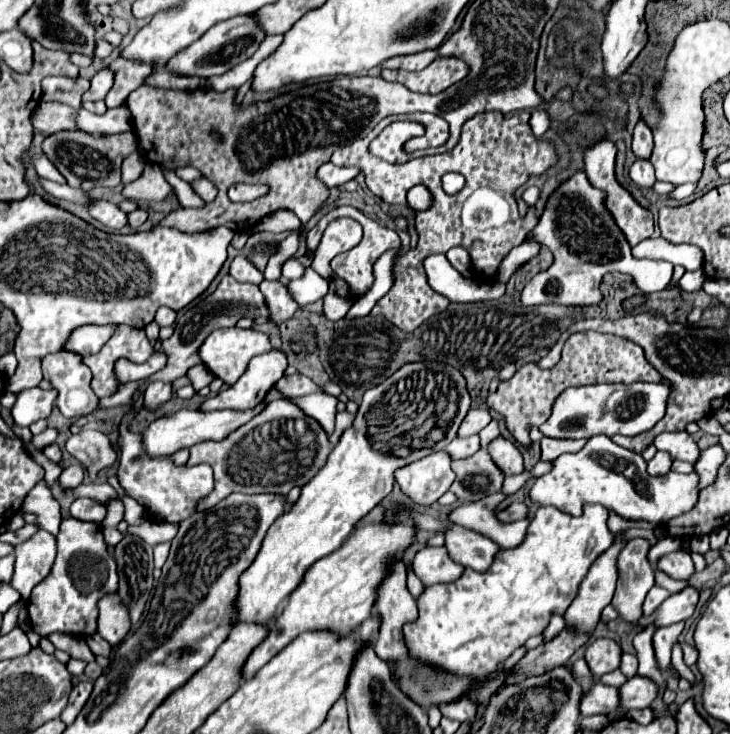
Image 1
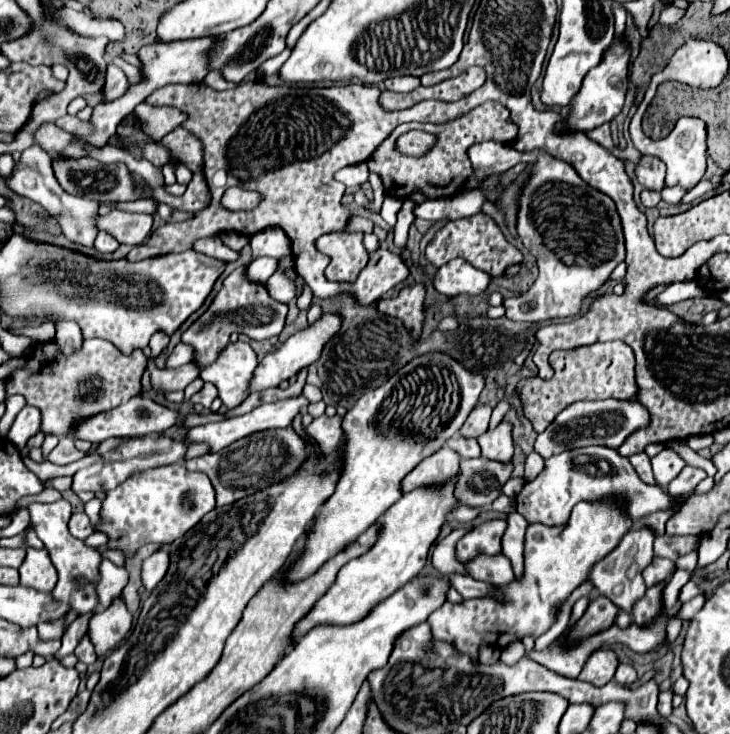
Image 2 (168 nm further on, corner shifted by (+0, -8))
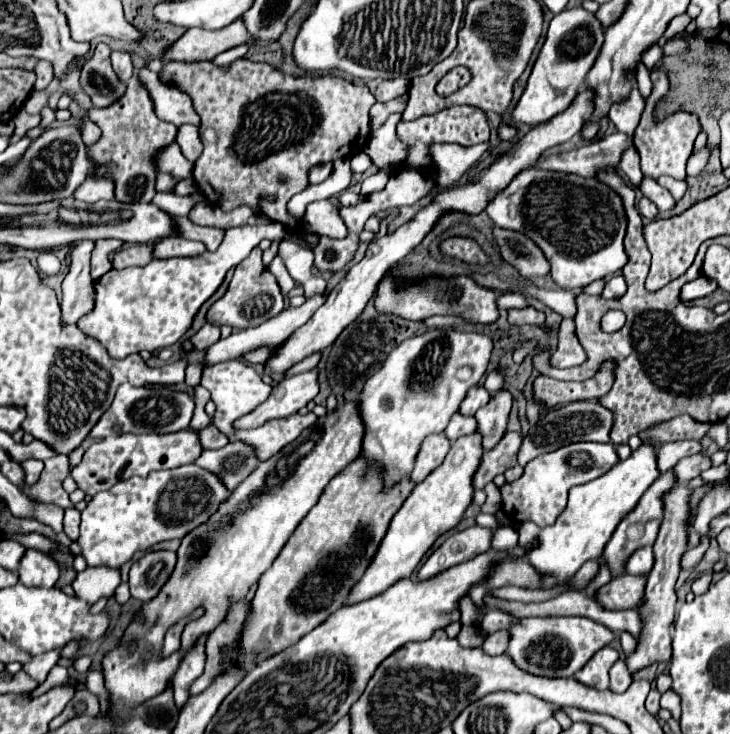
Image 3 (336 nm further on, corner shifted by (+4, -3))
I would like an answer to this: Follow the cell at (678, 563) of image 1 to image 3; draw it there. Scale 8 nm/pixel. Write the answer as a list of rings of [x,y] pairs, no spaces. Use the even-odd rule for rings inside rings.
[[[643,546],[627,558],[627,564],[623,570],[627,574],[635,574],[635,576],[647,574],[647,572],[651,572],[651,564],[653,564],[653,550],[649,546]]]

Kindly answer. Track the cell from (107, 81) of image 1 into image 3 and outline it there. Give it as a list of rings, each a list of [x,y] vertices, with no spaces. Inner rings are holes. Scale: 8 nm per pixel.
[[[111,52],[111,62],[113,70],[119,76],[119,80],[129,80],[133,74],[133,64],[131,64],[131,54],[129,52]]]

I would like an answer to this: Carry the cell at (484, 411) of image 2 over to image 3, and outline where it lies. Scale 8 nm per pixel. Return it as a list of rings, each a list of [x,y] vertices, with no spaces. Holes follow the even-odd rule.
[[[473,386],[469,392],[467,392],[467,396],[465,396],[465,400],[461,402],[461,408],[459,408],[459,412],[463,412],[465,416],[473,416],[483,404],[487,404],[487,400],[489,400],[491,396],[489,396],[489,392],[483,388],[483,386]]]

